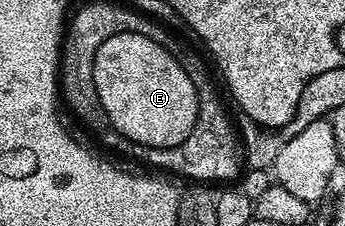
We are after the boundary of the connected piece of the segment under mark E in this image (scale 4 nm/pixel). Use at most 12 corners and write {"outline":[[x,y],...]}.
{"outline":[[144,33],[100,42],[93,77],[111,129],[174,148],[198,95]]}

